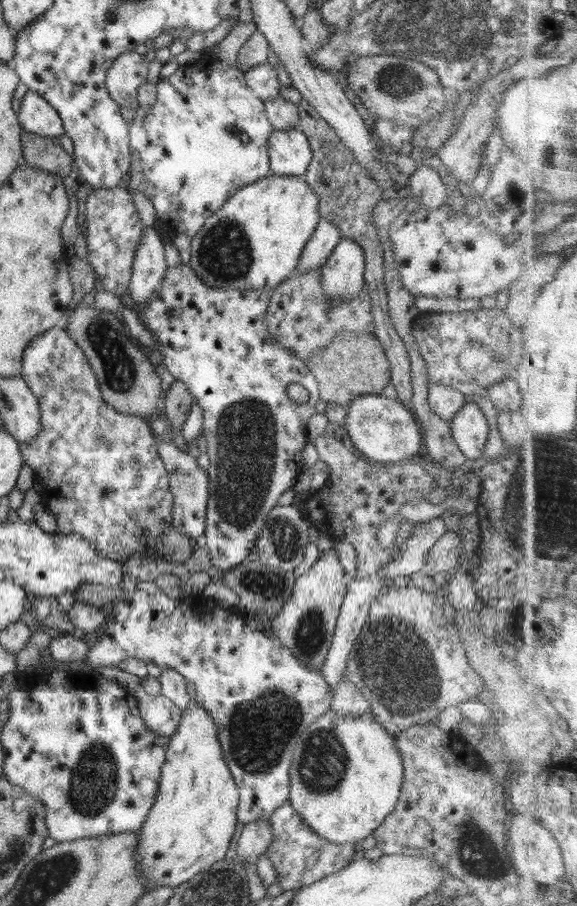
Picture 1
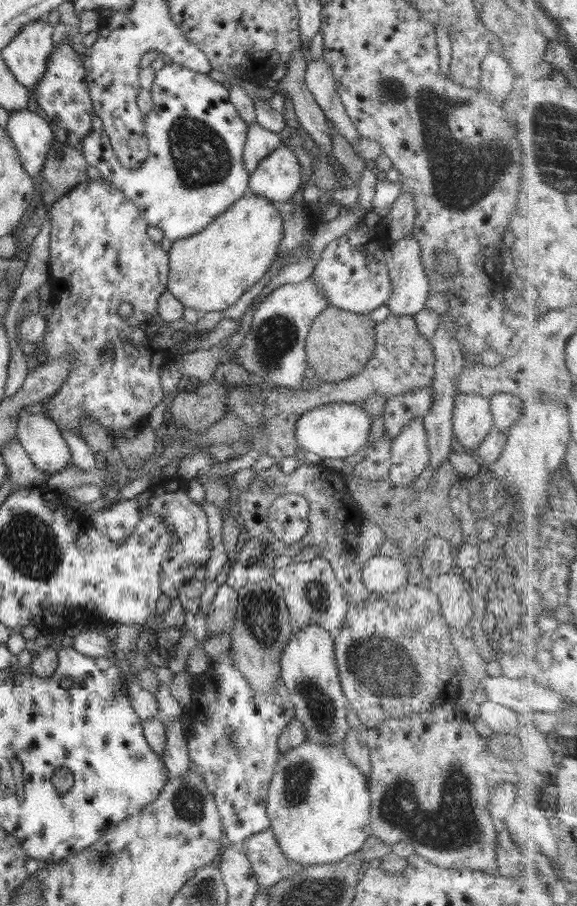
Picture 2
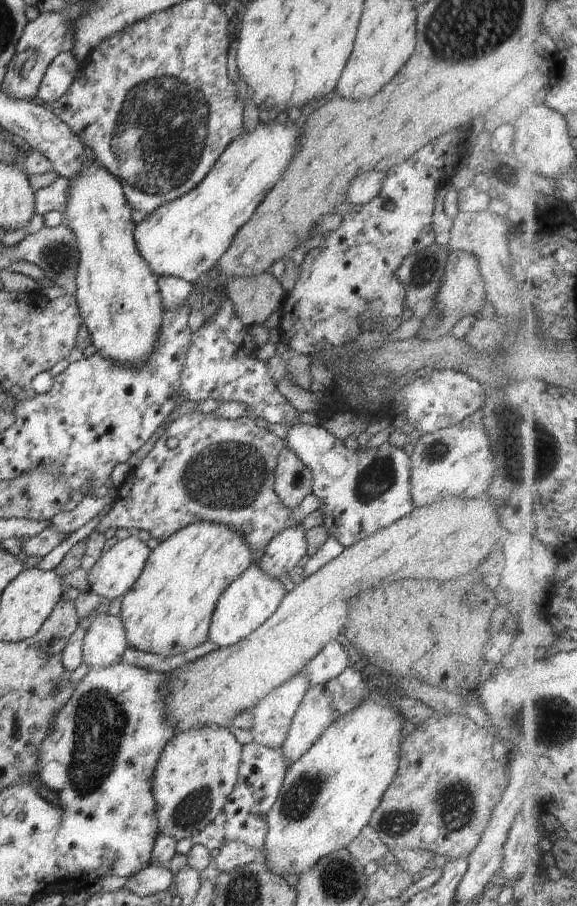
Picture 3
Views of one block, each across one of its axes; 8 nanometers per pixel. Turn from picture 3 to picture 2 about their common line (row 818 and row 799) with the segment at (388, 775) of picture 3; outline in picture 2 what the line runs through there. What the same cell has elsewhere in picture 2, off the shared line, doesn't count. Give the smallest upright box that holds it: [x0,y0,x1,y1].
[266,741,371,866]

